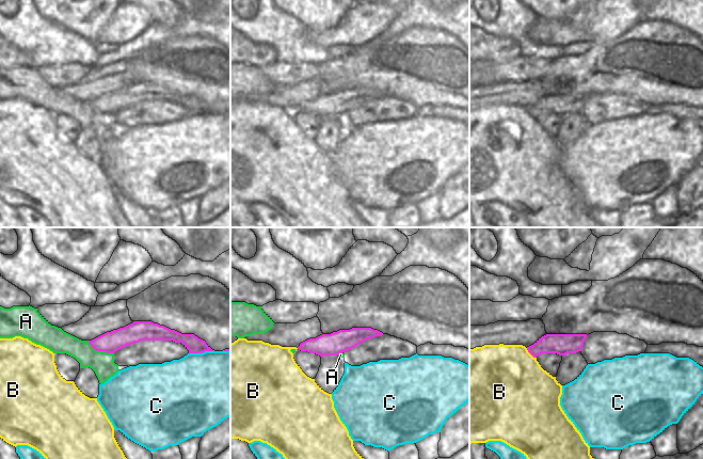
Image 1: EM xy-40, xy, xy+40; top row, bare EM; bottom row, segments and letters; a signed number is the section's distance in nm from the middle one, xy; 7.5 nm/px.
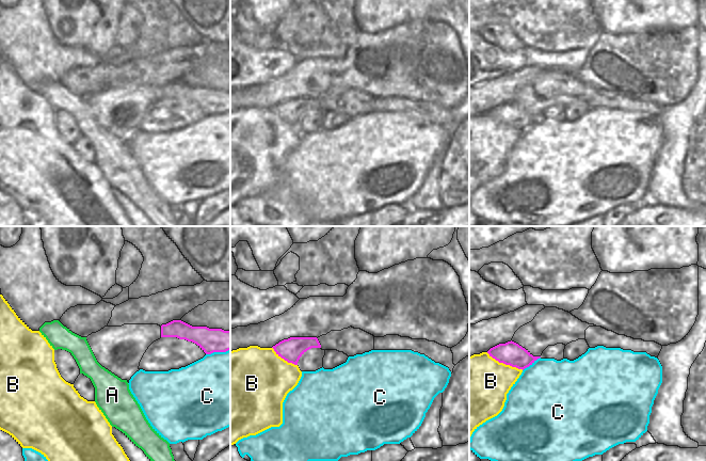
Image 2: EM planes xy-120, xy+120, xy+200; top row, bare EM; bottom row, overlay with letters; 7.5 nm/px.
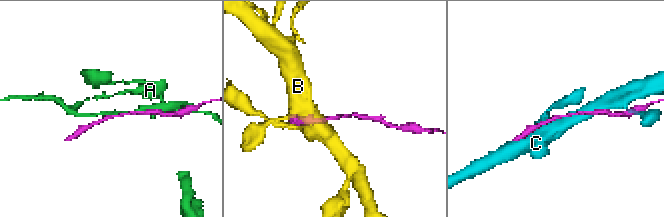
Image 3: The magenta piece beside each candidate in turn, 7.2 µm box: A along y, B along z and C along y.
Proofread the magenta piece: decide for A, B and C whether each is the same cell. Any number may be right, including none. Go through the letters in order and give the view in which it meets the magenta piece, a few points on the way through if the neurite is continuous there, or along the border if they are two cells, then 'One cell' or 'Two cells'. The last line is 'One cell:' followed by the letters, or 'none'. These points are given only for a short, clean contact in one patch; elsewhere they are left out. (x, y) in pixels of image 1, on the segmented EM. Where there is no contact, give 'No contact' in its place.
A: Touches magenta in xy-40. Boundary: xy-40 (88, 341), (96, 350), (113, 353). Two cells
B: Touches magenta in xy+40. Two cells
C: Touches magenta in xy-40. Two cells
One cell: none.

